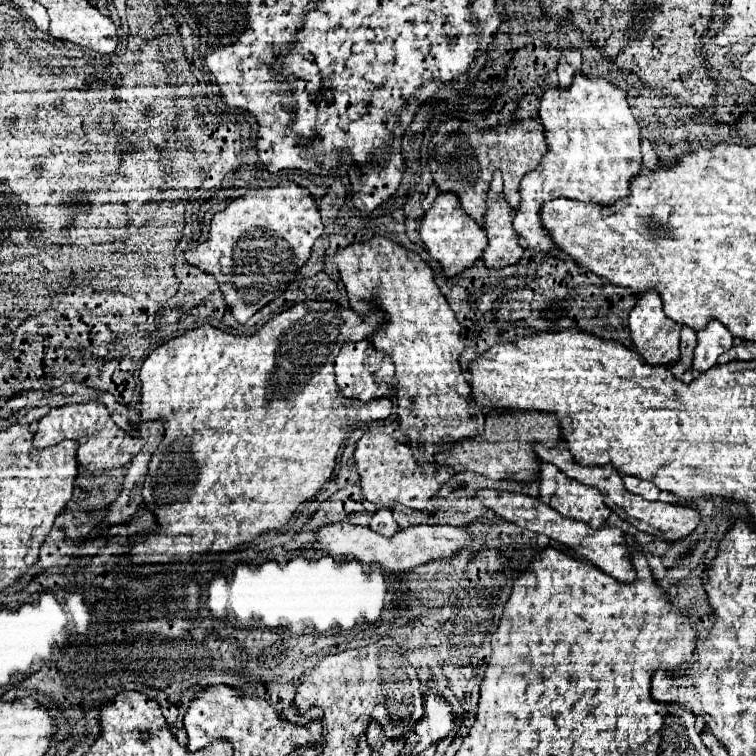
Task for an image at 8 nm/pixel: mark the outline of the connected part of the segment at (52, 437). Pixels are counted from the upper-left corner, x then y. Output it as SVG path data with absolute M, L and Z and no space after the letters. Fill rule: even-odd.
M87 402L87 404L69 404L69 406L61 406L61 408L53 408L45 418L39 420L37 424L37 432L33 436L33 446L43 450L43 448L49 448L49 446L55 446L63 440L75 440L79 444L77 448L77 462L81 464L81 468L87 472L87 474L93 474L93 472L105 472L105 470L113 470L113 468L121 468L125 466L135 454L141 452L141 448L145 446L145 438L133 438L133 436L127 436L109 416L107 408L101 404L101 402Z

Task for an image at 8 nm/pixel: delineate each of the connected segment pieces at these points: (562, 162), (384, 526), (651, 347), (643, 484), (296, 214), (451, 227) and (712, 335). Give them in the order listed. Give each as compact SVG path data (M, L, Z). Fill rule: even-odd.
M583 74L575 76L571 88L547 90L543 94L539 120L545 128L549 152L541 160L541 166L521 182L521 206L515 212L513 228L521 240L519 244L531 250L533 256L555 256L551 252L557 250L557 244L543 230L539 218L543 202L563 196L609 206L629 196L629 182L643 170L641 138L625 92L607 80L587 78Z
M381 508L381 510L375 512L375 516L373 516L369 528L371 528L373 532L383 534L383 536L389 538L389 536L393 536L393 534L399 530L399 524L395 522L393 512L391 512L389 508Z
M655 290L645 292L637 300L635 308L629 314L629 330L631 330L631 336L633 336L633 344L635 344L635 348L641 354L645 364L649 364L649 366L671 366L679 360L679 332L681 332L681 326L665 316L661 298Z
M623 476L623 484L625 484L625 488L627 490L631 490L633 494L639 494L639 496L643 496L645 500L657 500L659 498L659 490L657 490L657 486L653 484L653 482L649 482L649 480L639 480L639 478L631 478L631 476Z
M289 182L277 188L249 190L247 196L233 200L223 212L213 216L209 240L199 244L195 250L185 252L185 262L197 266L199 270L211 274L217 280L227 308L233 312L235 320L243 326L255 312L259 312L277 296L281 296L287 290L287 286L295 282L301 266L307 262L311 254L313 242L321 234L323 234L323 222L319 210L315 206L315 200L307 194L305 188Z
M449 192L439 194L433 208L429 212L425 212L425 216L421 220L421 240L427 246L427 252L431 254L431 258L443 266L445 278L453 278L453 276L461 274L463 270L471 268L481 258L483 250L487 248L485 230L479 228L477 222L473 222L473 218L469 218L461 210L457 196L449 194Z
M711 320L705 330L697 332L697 346L693 356L693 368L707 372L717 364L717 358L735 344L733 334L717 320Z

